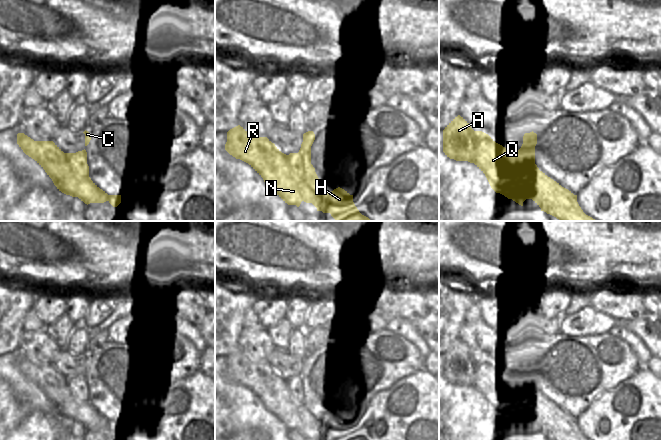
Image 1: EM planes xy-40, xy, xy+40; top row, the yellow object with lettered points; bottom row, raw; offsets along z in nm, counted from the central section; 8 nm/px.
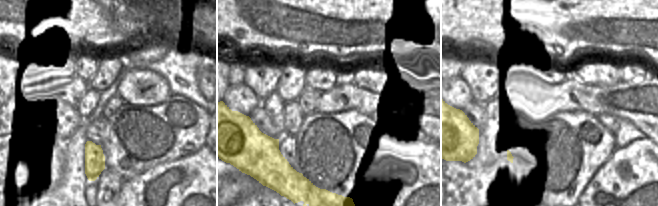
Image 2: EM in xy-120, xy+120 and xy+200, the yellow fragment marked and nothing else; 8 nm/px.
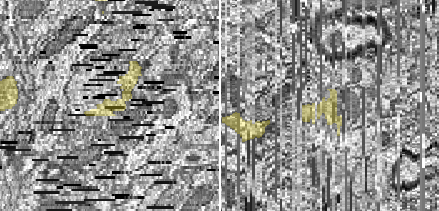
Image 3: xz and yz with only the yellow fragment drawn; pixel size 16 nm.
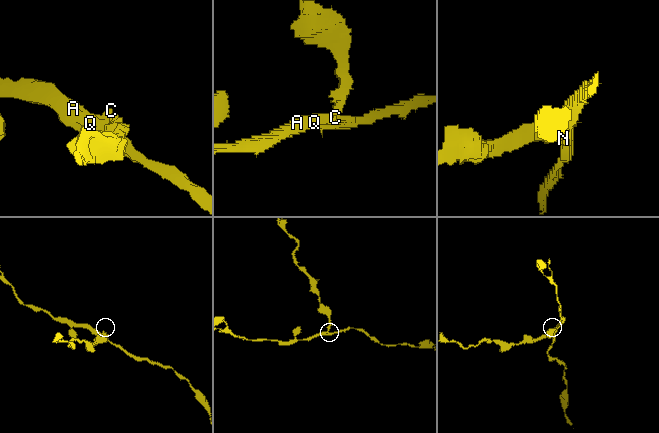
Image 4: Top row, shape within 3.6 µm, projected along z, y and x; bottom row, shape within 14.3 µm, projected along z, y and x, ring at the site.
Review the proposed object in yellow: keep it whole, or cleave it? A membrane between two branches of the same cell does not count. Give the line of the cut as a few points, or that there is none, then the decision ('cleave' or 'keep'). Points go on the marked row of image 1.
xy+40 (513, 152), (516, 170), (526, 180), (535, 181) | cleave

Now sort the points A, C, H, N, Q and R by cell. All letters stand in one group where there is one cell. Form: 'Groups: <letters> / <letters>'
Groups: A H N Q R / C

